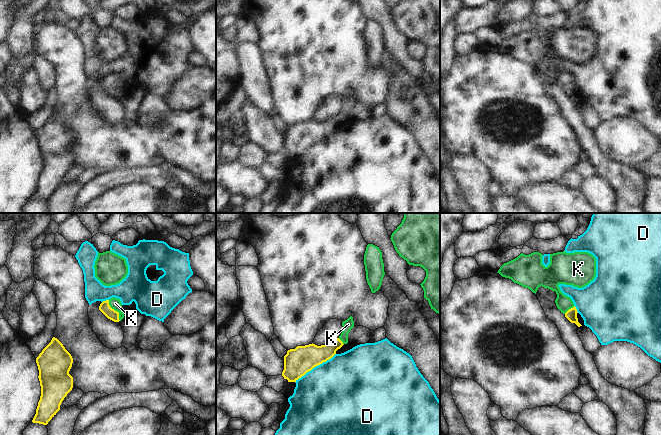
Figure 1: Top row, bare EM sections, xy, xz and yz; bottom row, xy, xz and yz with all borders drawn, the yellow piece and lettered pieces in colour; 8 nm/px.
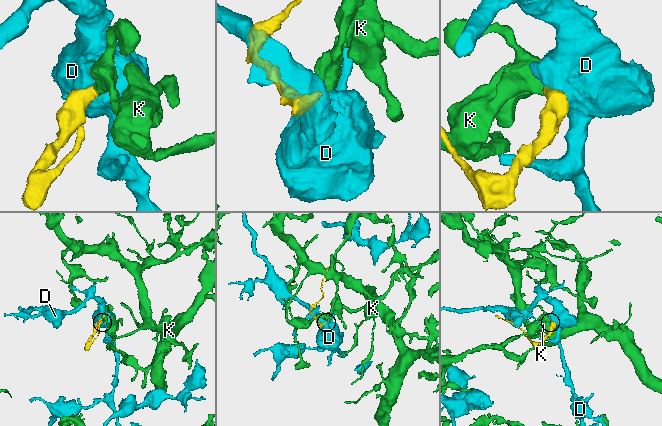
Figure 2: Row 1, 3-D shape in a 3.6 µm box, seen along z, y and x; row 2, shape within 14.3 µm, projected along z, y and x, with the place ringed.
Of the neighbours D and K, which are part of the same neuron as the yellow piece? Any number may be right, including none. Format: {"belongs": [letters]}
{"belongs": ["K"]}

